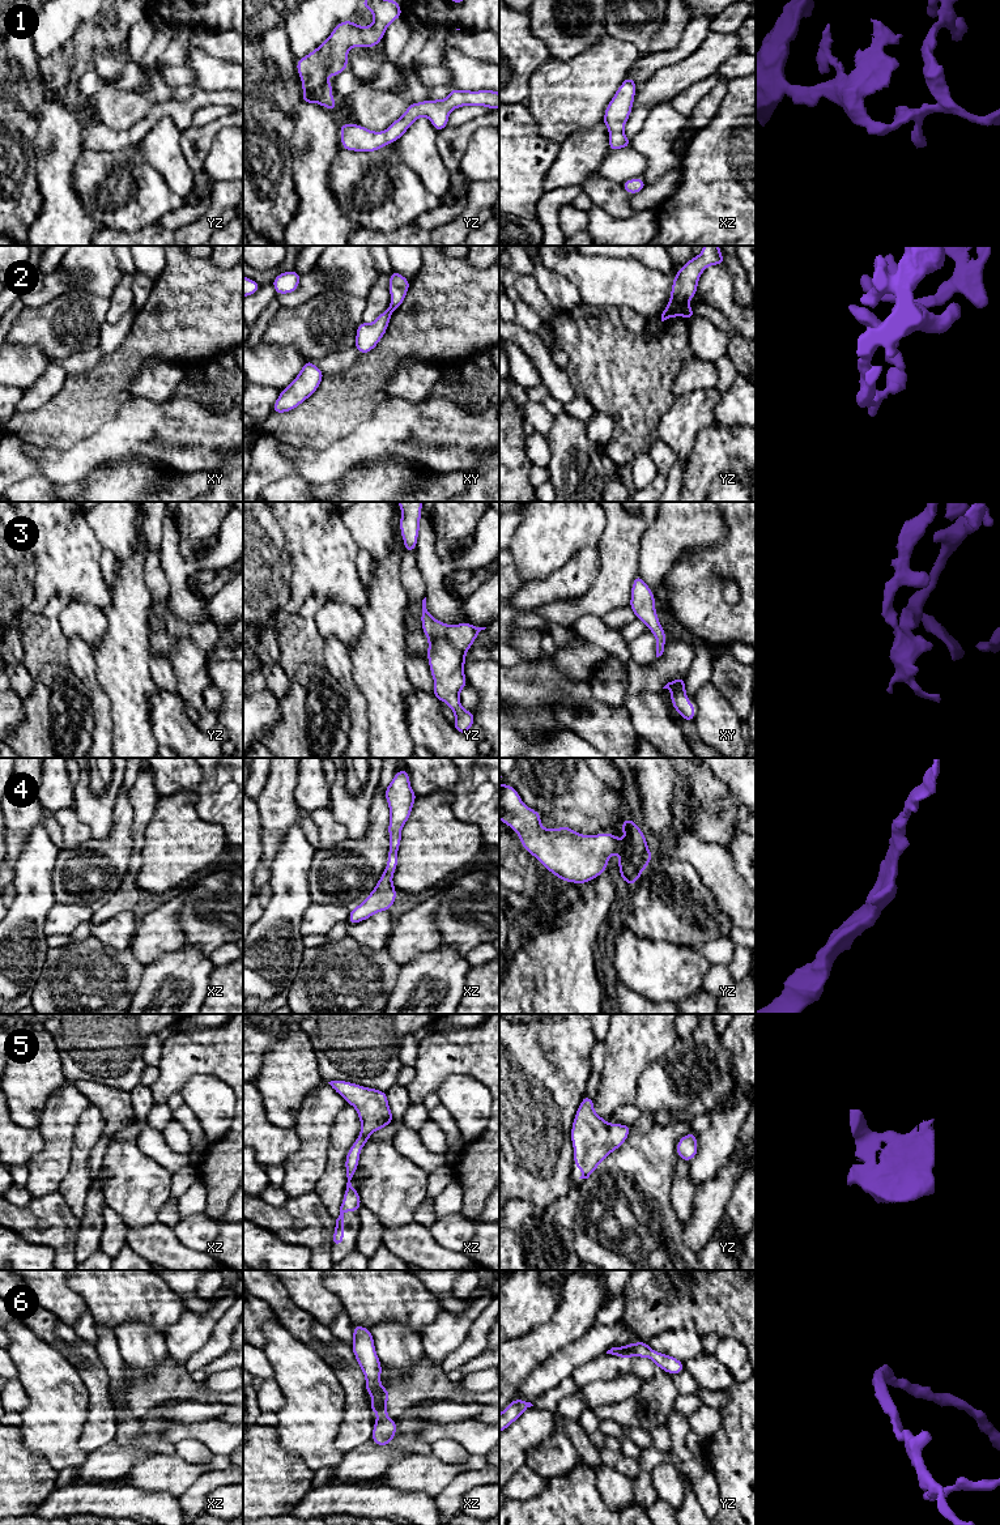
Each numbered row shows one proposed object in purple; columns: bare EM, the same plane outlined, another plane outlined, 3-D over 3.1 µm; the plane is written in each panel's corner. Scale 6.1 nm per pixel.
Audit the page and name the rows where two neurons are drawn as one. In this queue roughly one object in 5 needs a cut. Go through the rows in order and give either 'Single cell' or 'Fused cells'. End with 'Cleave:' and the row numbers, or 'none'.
1: Single cell
2: Fused cells
3: Single cell
4: Single cell
5: Single cell
6: Single cell
Cleave: 2

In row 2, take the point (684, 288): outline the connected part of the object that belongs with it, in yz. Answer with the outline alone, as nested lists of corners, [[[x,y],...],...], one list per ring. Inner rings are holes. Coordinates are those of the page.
[[[703,246],[699,256],[693,256],[680,271],[673,274],[671,298],[661,314],[661,321],[667,320],[671,314],[681,306],[688,304],[697,294],[697,285],[703,271],[710,265],[724,265],[724,259],[719,246]]]

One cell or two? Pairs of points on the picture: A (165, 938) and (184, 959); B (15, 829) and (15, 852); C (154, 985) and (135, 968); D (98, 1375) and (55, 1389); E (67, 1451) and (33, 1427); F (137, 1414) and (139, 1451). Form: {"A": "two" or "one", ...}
{"A": "two", "B": "one", "C": "two", "D": "two", "E": "one", "F": "two"}

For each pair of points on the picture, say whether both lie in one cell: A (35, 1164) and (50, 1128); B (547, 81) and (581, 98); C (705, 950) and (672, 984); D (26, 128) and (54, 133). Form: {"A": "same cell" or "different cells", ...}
{"A": "same cell", "B": "same cell", "C": "different cells", "D": "different cells"}

